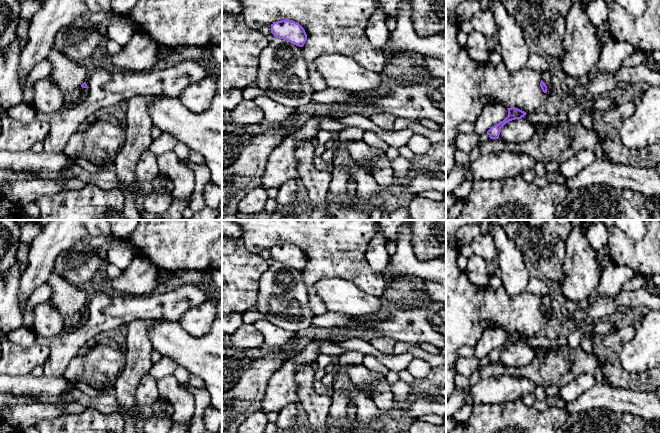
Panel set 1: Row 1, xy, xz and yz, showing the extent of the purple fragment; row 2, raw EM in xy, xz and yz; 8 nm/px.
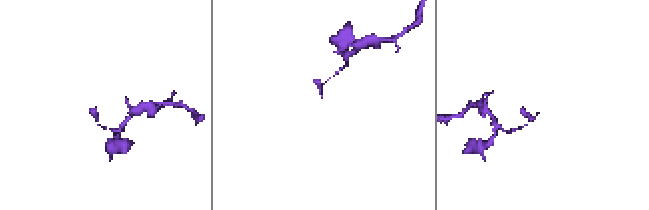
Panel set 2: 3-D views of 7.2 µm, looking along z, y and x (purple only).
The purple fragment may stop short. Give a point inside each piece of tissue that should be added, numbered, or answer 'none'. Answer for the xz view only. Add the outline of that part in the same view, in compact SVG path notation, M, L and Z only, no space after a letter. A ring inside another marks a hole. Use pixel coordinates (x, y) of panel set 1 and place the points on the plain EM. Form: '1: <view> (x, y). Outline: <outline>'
none

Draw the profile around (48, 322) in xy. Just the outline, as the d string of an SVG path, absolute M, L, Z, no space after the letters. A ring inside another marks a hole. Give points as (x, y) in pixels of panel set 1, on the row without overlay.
M39 304L33 311L34 331L43 341L49 341L68 329L70 323L51 304Z

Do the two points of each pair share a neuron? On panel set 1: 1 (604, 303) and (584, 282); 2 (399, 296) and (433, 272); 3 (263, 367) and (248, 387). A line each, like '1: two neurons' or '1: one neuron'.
1: two neurons
2: two neurons
3: one neuron

